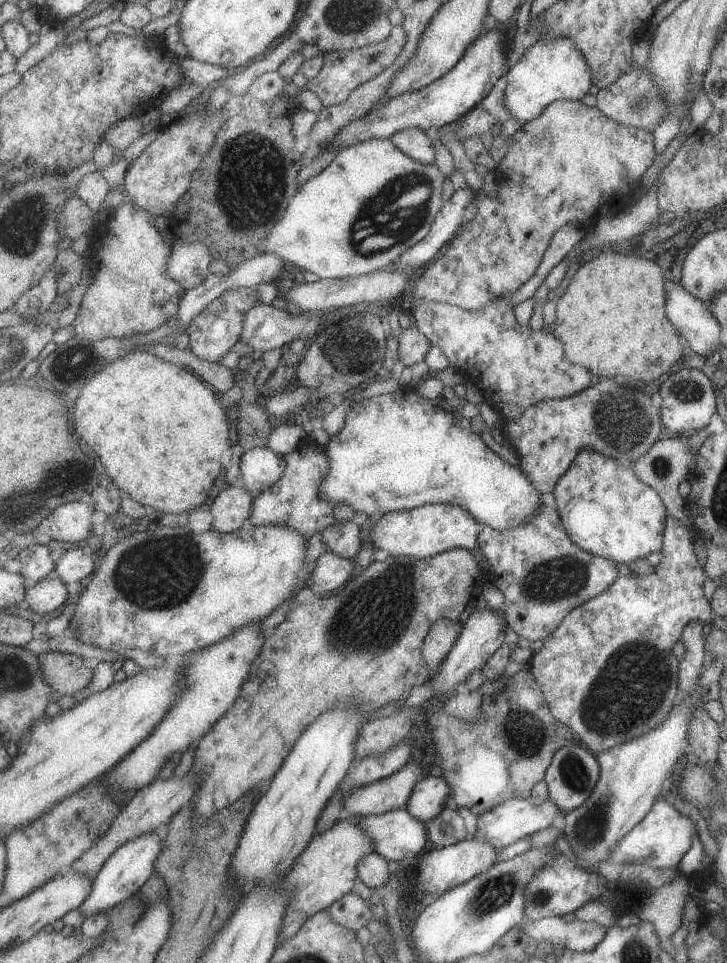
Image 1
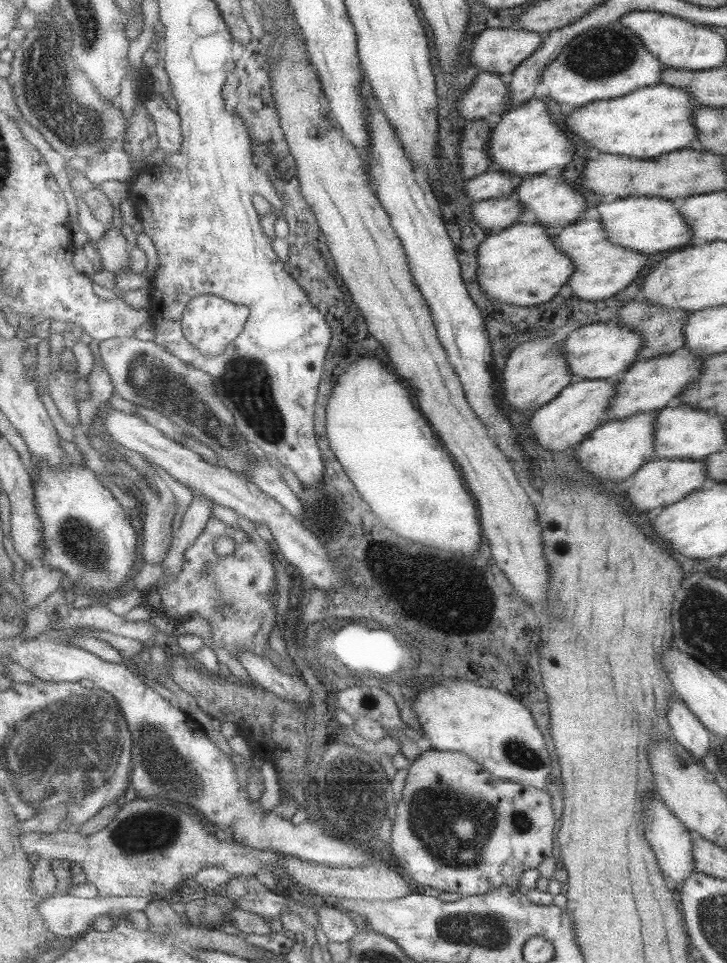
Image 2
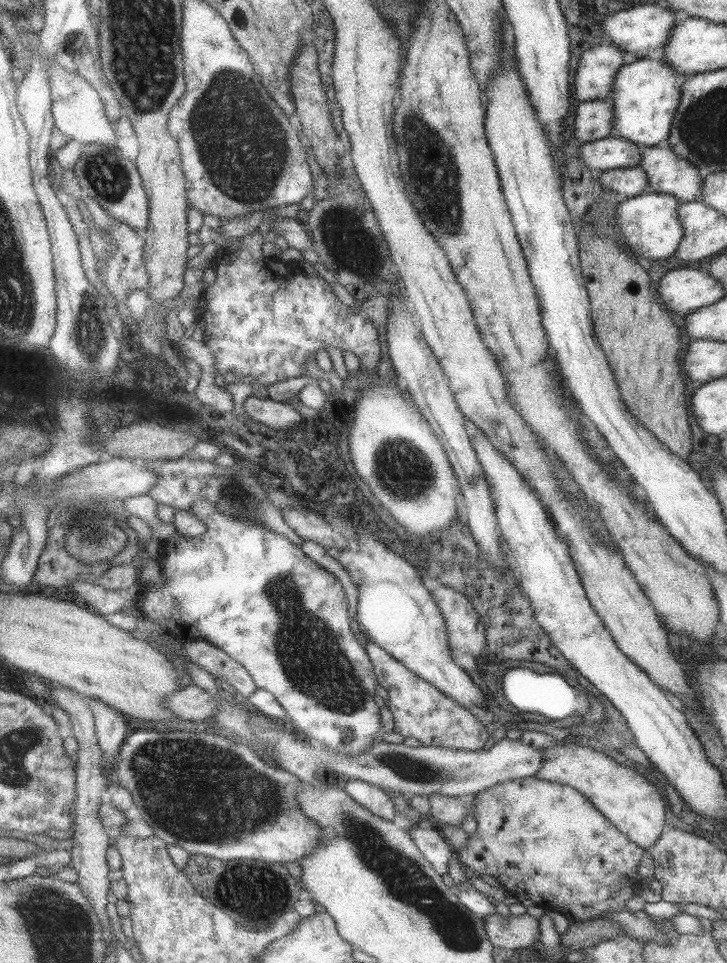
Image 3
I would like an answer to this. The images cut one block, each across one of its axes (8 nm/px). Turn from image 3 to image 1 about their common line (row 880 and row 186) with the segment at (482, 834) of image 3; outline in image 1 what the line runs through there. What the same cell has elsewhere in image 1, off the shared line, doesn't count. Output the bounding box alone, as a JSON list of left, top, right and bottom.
[413,101,655,310]

